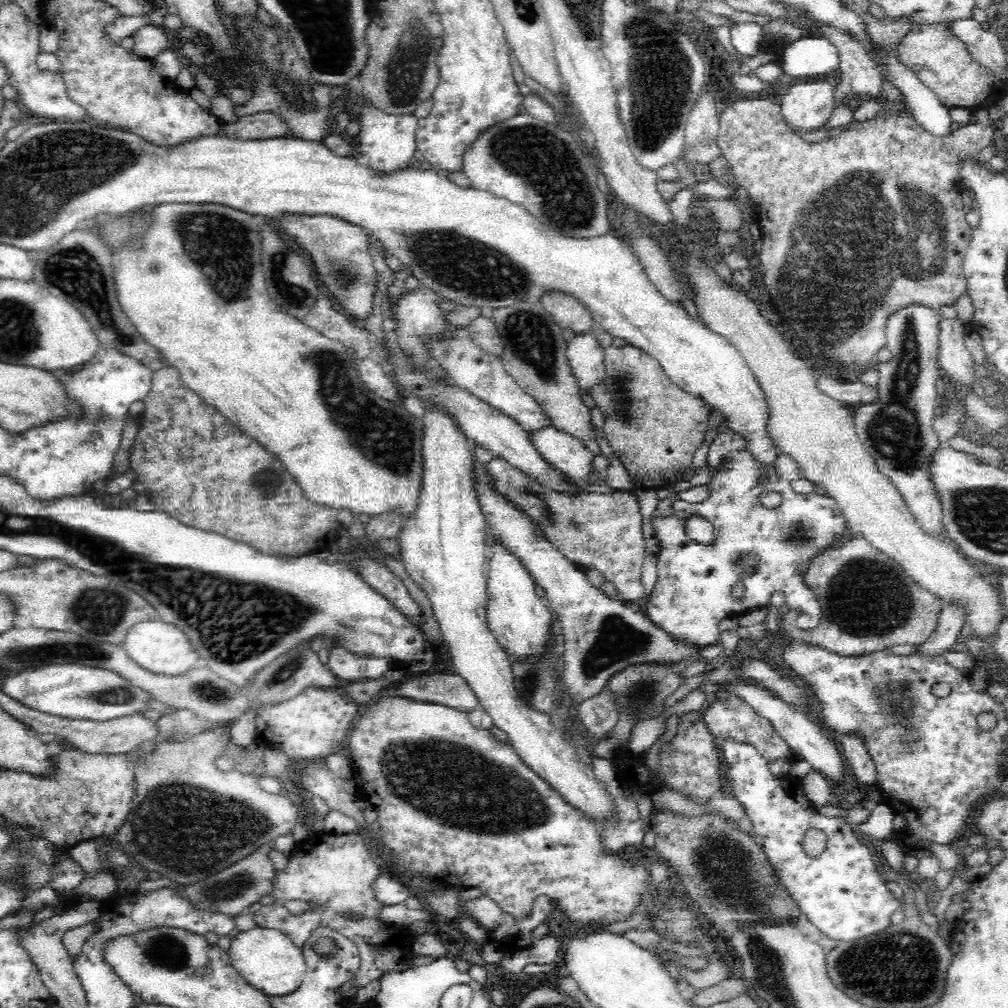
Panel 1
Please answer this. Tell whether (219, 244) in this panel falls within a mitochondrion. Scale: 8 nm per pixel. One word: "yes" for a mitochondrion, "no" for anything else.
yes

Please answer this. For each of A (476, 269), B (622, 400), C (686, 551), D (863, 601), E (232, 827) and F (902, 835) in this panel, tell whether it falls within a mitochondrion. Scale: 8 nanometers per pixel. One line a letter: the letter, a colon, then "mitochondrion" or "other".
A: mitochondrion
B: mitochondrion
C: other
D: mitochondrion
E: mitochondrion
F: other

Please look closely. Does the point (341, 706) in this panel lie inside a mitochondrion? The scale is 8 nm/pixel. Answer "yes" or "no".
no

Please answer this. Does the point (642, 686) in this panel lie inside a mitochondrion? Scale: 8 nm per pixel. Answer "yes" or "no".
yes

